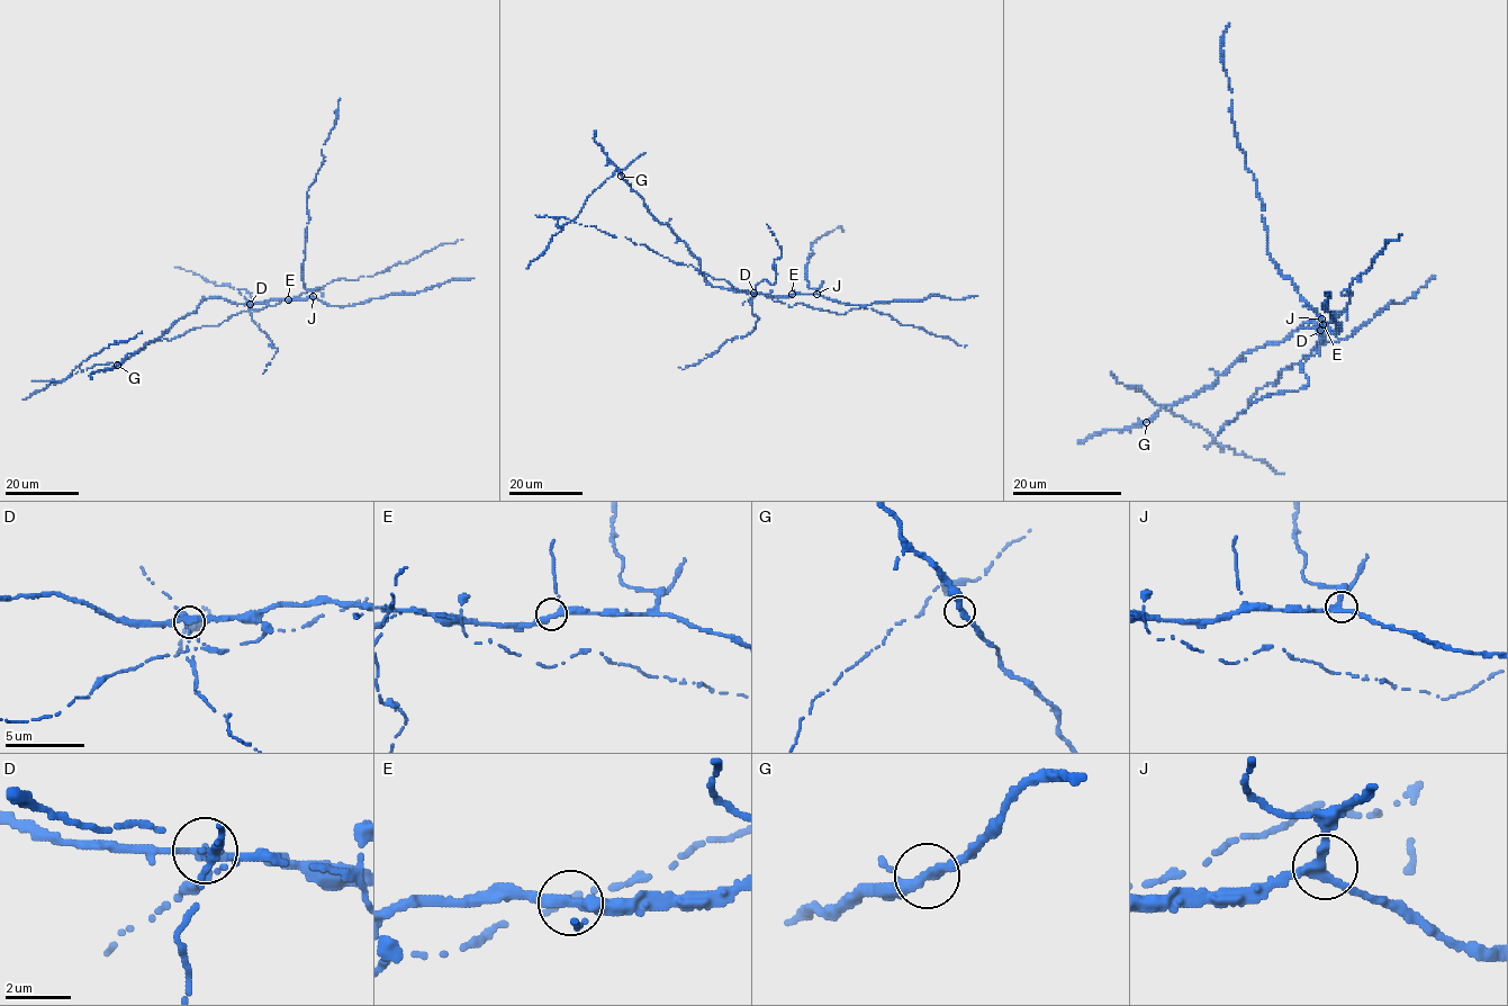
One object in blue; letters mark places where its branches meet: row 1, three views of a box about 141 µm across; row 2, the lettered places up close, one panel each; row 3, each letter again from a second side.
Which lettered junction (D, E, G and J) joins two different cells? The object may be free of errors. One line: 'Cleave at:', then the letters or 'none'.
Cleave at: D

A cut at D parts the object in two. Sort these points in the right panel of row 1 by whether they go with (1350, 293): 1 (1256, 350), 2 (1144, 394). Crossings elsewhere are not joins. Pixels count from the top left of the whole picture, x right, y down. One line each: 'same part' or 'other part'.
1: other part
2: same part

